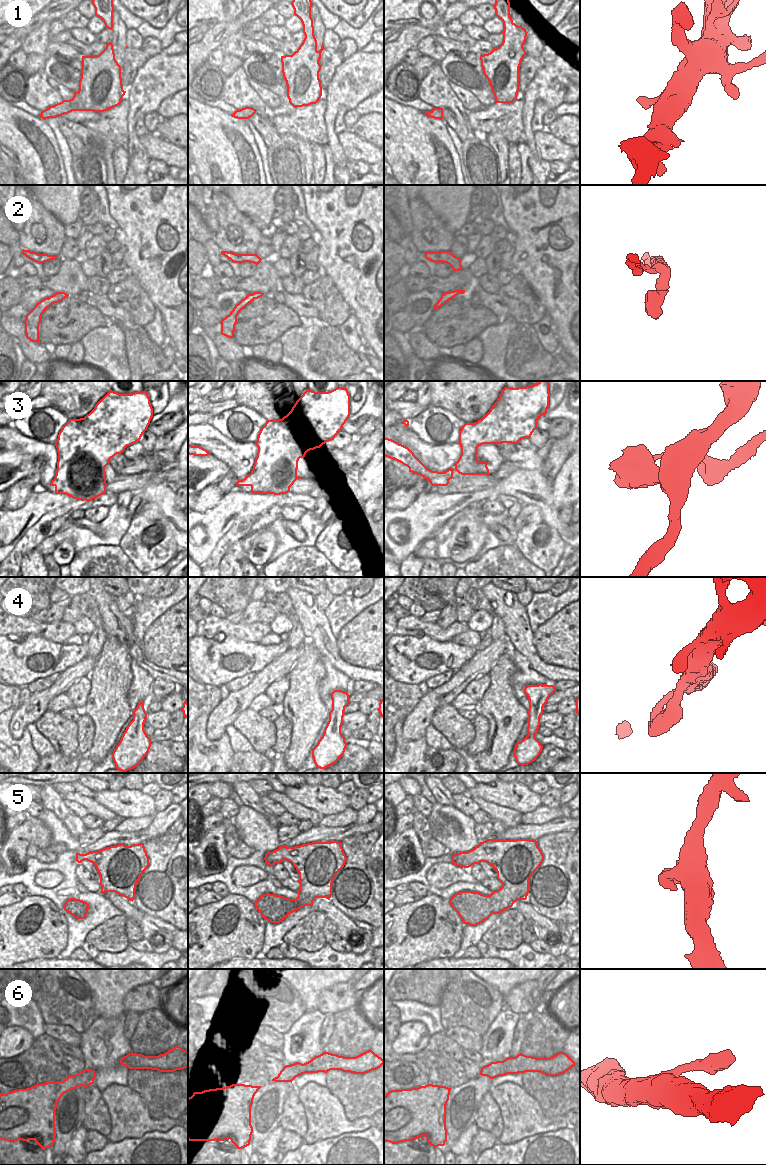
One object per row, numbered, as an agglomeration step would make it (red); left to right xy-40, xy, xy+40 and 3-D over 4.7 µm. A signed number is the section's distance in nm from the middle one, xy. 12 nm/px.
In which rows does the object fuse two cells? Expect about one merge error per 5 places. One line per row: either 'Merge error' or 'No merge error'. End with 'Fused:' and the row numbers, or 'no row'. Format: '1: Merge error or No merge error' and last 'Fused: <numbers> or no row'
1: No merge error
2: No merge error
3: Merge error
4: No merge error
5: No merge error
6: No merge error
Fused: 3.

